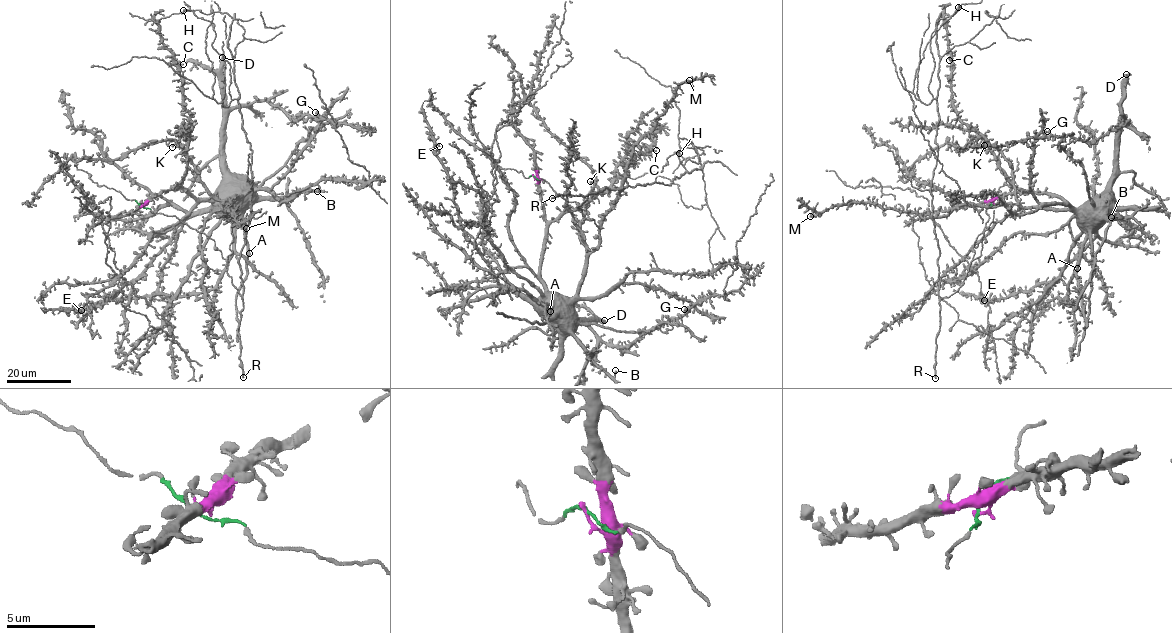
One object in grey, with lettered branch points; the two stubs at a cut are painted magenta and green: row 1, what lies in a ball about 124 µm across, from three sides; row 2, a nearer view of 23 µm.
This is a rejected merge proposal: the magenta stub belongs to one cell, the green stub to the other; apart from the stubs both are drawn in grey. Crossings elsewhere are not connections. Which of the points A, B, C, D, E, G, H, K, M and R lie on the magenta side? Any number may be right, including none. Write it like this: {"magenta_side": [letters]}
{"magenta_side": ["A", "B", "C", "D", "E", "G", "K", "M"]}

